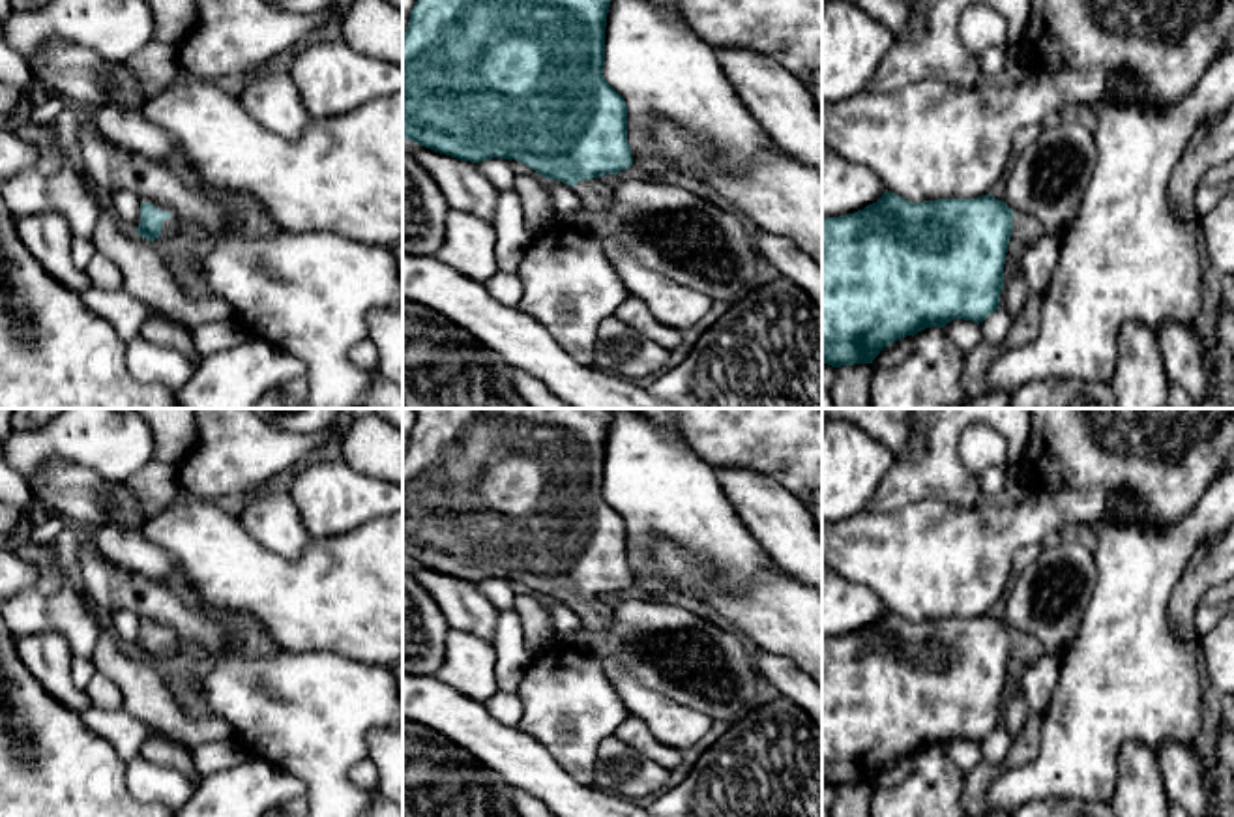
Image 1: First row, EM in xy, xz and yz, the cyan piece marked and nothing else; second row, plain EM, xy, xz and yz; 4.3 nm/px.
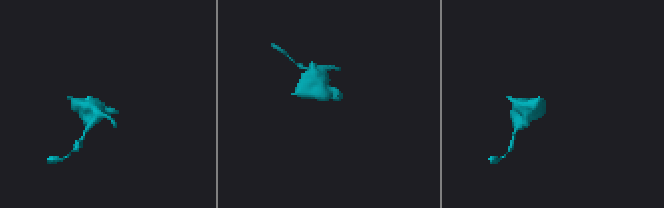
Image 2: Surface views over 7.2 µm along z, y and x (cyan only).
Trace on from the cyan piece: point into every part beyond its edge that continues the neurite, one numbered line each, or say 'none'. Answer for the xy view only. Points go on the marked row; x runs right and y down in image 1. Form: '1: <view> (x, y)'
1: xy (171, 227)

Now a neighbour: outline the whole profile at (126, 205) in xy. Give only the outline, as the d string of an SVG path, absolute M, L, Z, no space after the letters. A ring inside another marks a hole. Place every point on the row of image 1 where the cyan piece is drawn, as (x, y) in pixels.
M114 191L109 195L110 208L116 214L118 221L129 229L137 230L140 223L140 204L142 201L131 191Z

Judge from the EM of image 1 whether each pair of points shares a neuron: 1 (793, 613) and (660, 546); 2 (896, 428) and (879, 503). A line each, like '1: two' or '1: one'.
1: one
2: two

